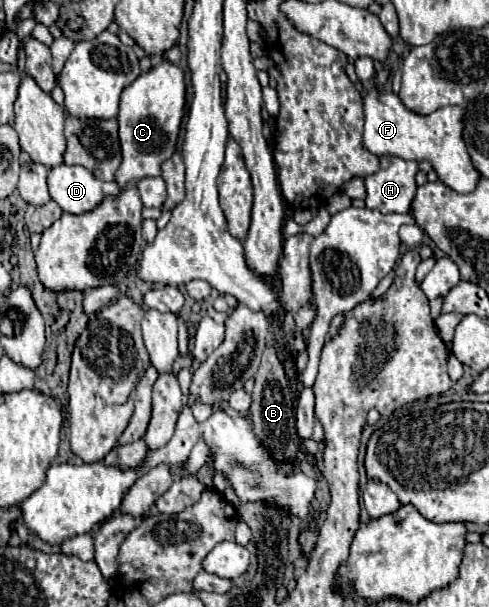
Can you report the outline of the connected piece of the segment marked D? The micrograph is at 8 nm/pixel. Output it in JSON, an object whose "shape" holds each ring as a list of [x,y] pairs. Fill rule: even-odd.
{"shape":[[[54,167],[48,173],[50,197],[62,207],[64,213],[82,215],[102,203],[104,197],[120,195],[118,183],[106,183],[96,179],[88,169],[82,167]]]}

